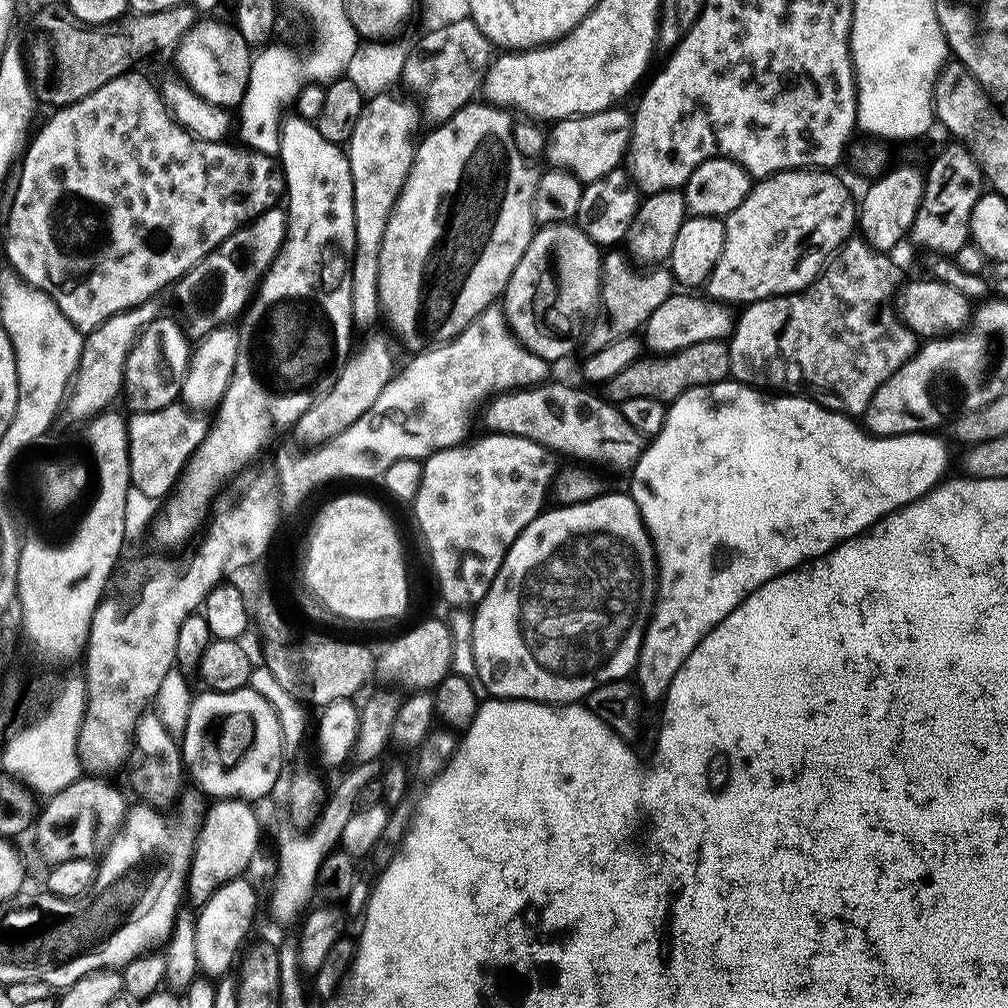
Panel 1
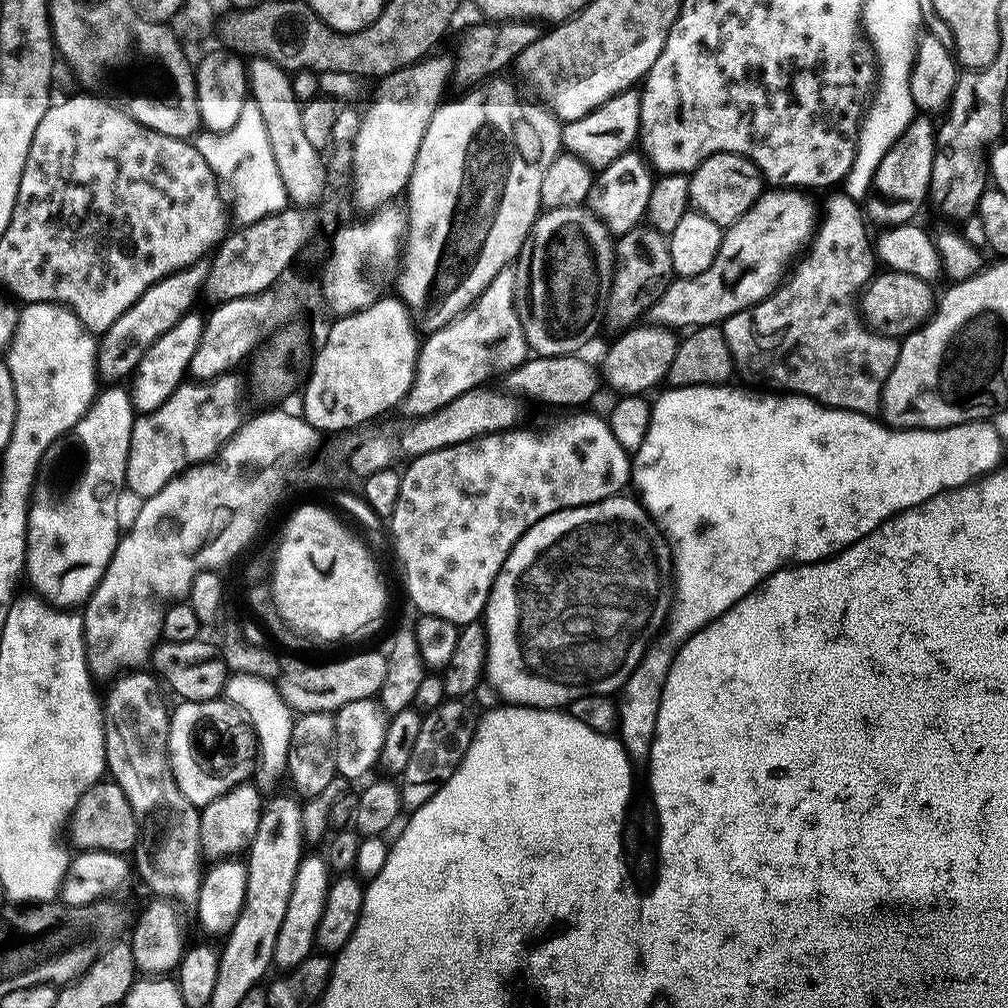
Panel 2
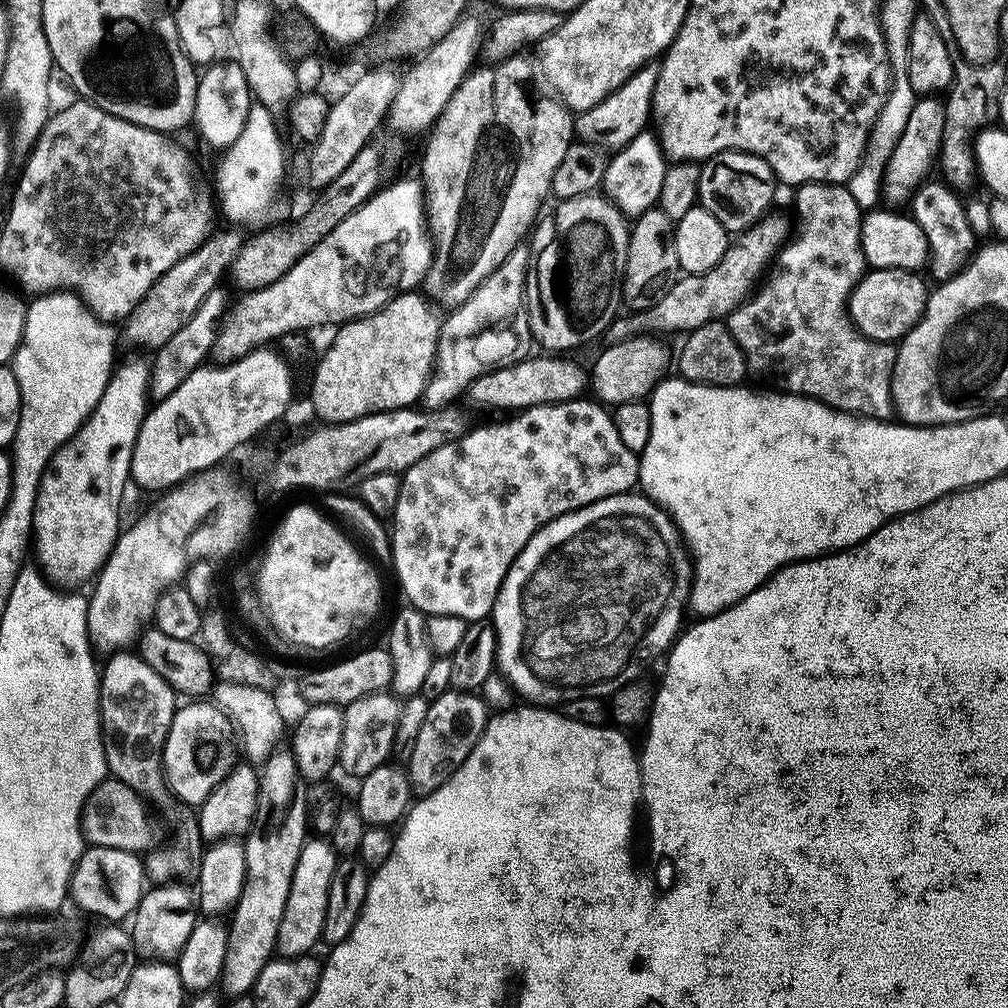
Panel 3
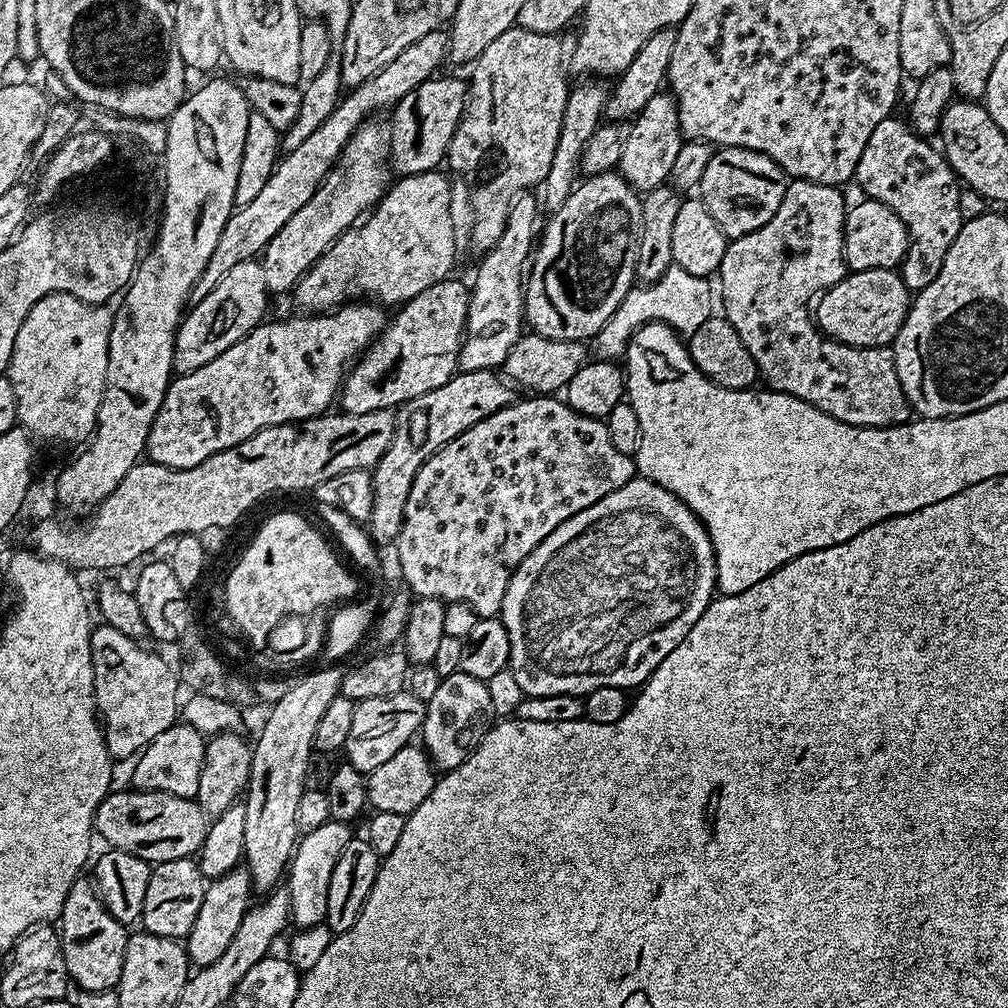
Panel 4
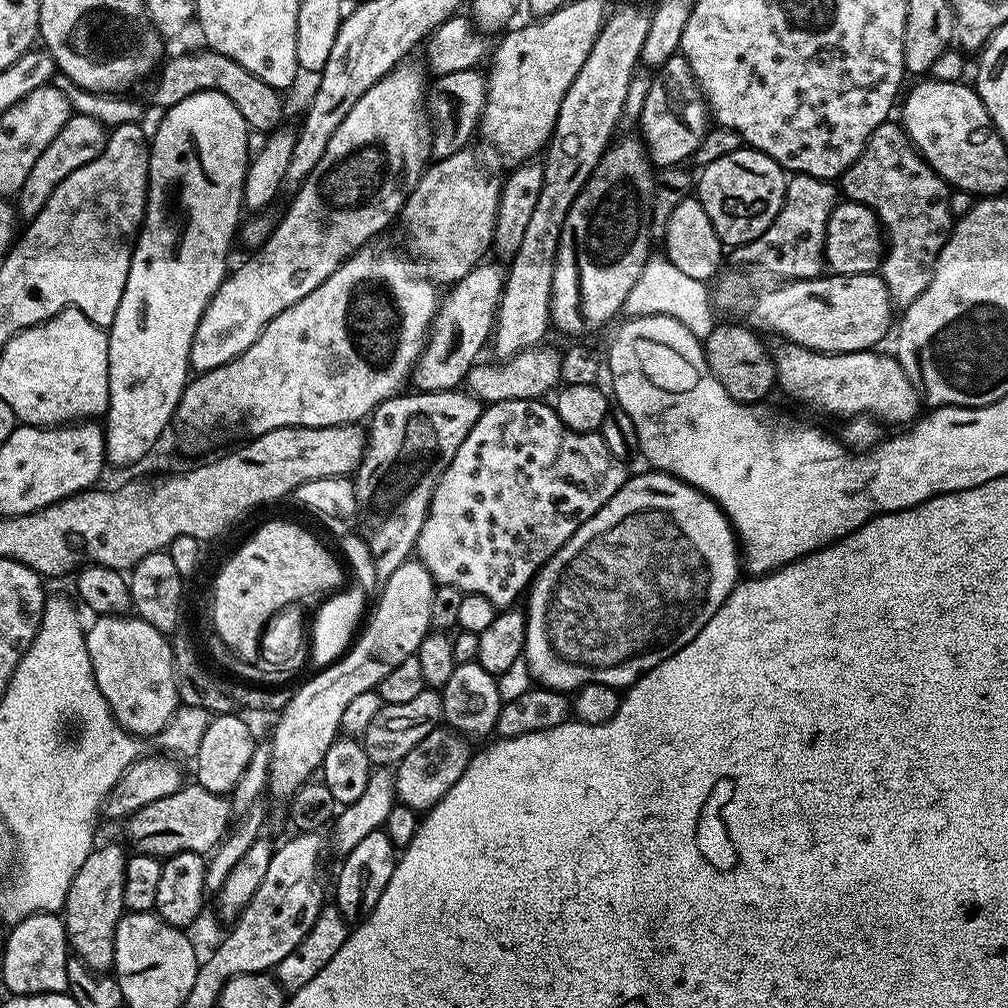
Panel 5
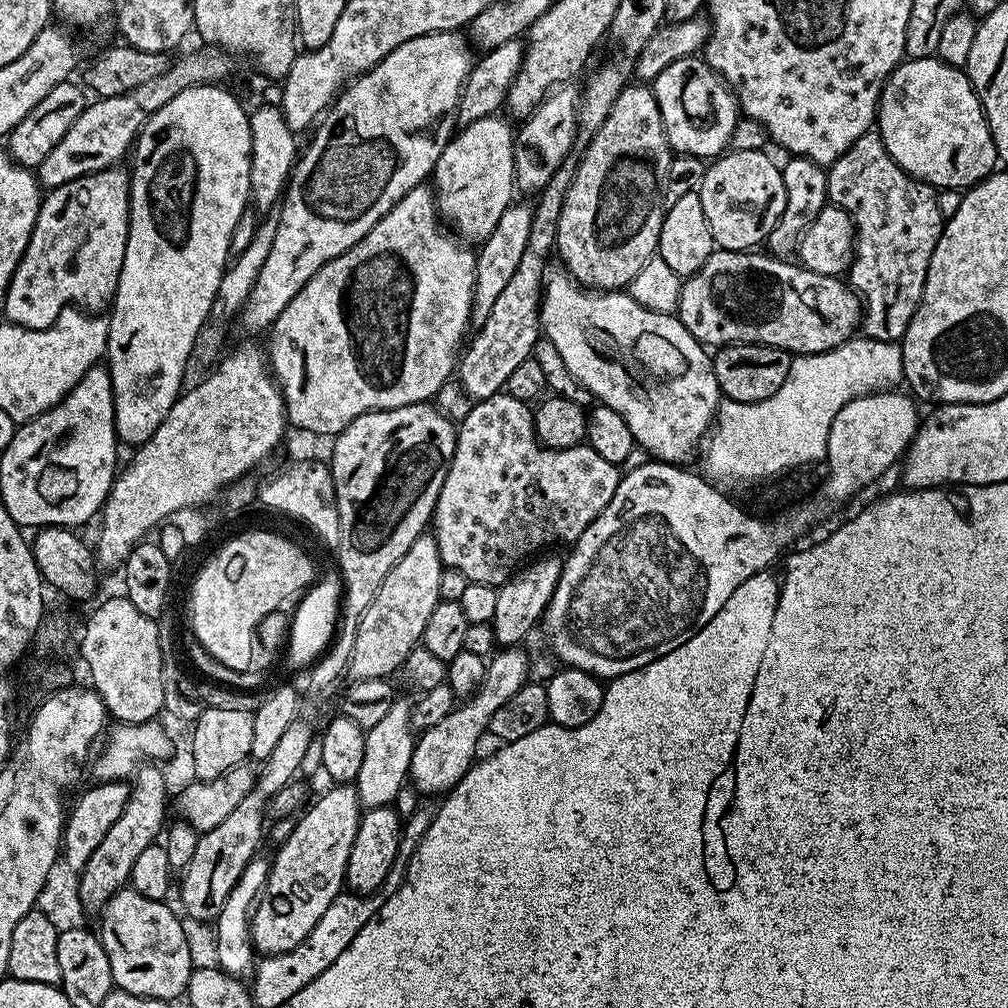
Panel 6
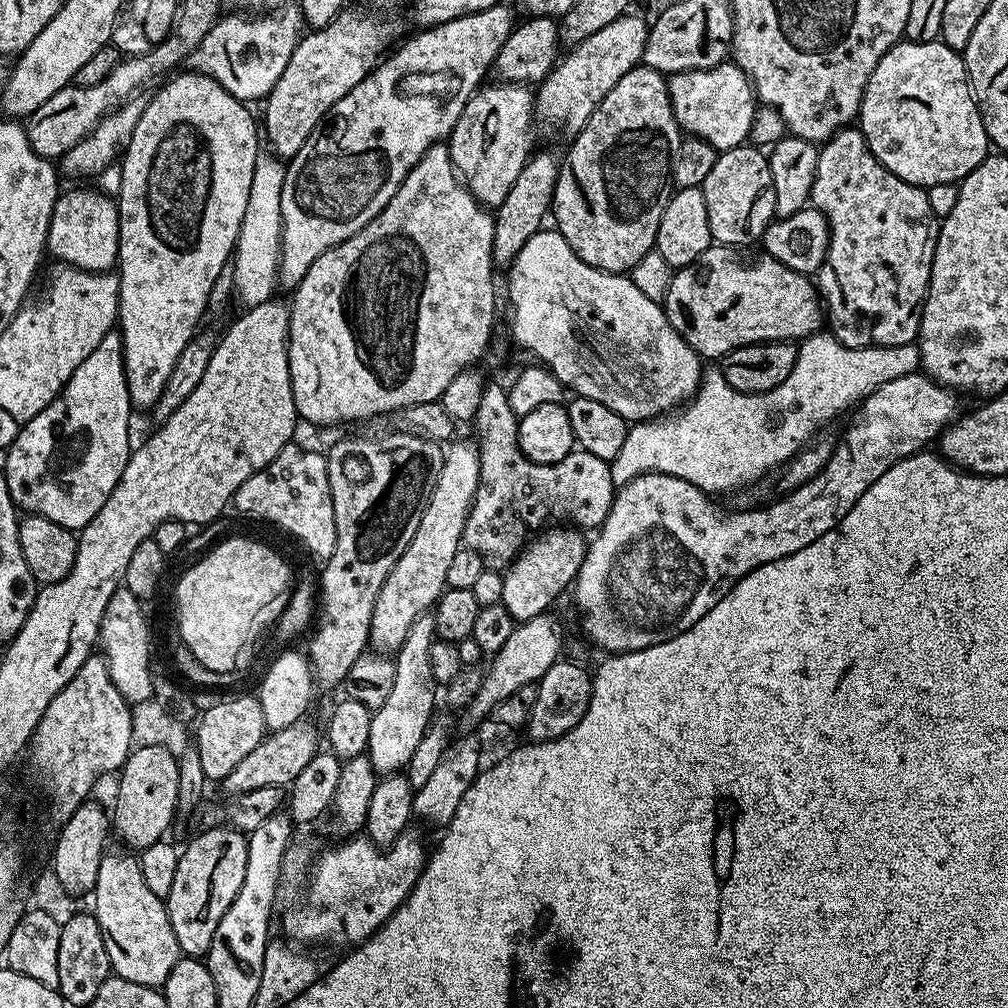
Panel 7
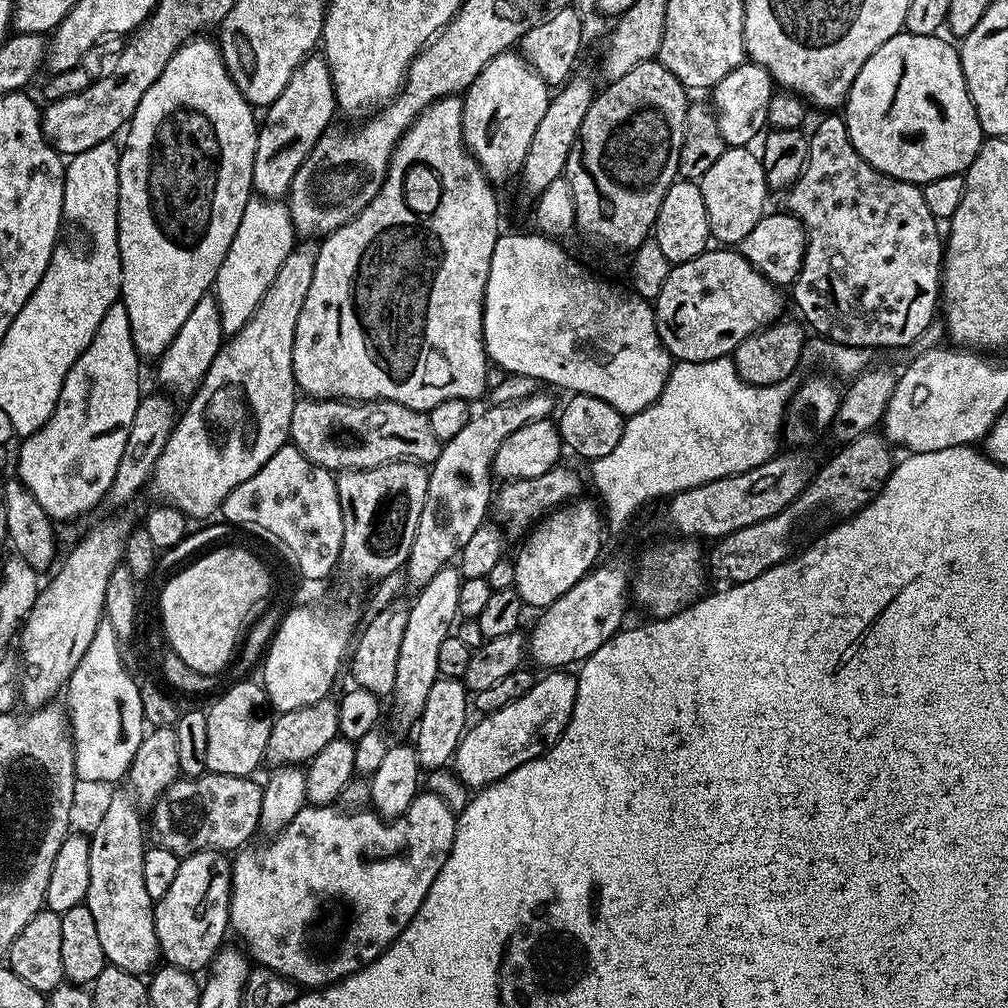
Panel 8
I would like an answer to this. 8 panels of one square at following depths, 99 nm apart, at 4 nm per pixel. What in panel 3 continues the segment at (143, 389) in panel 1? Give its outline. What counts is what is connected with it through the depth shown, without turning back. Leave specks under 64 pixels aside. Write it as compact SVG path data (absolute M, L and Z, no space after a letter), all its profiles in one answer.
M216 288L213 292L208 292L204 296L204 301L195 308L194 311L185 319L183 326L155 353L155 360L150 366L150 396L153 401L164 400L182 382L190 373L205 363L204 360L216 347L216 334L224 320L226 313L229 311L228 296L222 289Z

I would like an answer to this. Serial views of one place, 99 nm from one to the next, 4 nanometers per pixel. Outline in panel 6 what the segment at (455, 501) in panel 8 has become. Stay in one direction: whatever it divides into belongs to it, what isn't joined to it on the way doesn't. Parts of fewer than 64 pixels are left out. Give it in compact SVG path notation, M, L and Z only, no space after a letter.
M431 534L419 536L414 546L410 546L406 554L402 554L400 561L390 570L390 574L386 574L382 586L378 586L378 594L370 610L362 614L362 622L358 626L358 642L354 642L354 654L348 663L348 676L353 681L370 678L382 680L391 677L395 668L396 671L403 669L404 659L410 654L410 650L414 650L423 641L426 621L430 619L434 606L441 600L438 582L442 582L444 569L444 563L440 561L438 554L436 537Z

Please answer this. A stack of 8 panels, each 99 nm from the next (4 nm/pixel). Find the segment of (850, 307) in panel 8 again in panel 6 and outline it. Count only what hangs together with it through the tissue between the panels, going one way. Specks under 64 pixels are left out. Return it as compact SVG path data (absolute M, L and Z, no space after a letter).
M876 130L862 134L862 138L842 154L842 158L830 165L827 173L829 201L846 210L856 228L856 246L846 280L862 301L863 335L882 342L903 341L906 326L910 326L910 318L914 318L924 293L934 246L938 246L938 238L944 230L945 219L939 212L937 189L901 170L894 158L888 156Z

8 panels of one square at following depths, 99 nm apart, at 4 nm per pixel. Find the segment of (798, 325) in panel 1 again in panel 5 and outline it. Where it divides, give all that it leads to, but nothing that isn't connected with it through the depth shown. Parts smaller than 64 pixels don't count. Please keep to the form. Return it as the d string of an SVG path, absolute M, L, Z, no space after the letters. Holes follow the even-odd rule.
M793 175L784 189L784 206L772 225L761 236L735 249L744 264L757 264L772 276L785 280L815 280L825 271L824 243L826 228L833 208L838 203L838 188L831 180ZM787 342L777 343L777 348L771 349L772 360L776 364L776 383L779 391L786 395L801 400L804 404L813 404L832 416L870 416L877 422L888 424L900 424L896 426L908 426L921 415L922 401L918 390L906 378L906 370L902 370L899 360L895 355L883 356L880 350L867 352L815 352L809 348L803 348L797 344Z

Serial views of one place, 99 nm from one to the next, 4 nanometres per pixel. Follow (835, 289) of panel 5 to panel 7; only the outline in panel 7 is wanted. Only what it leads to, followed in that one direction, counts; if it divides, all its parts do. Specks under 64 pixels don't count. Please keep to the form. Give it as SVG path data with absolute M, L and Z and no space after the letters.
M713 246L707 248L699 258L694 262L690 262L685 268L677 268L671 273L671 280L665 290L662 307L664 313L668 316L670 326L674 326L674 330L684 341L698 353L701 358L708 356L717 356L723 358L729 352L733 352L735 348L741 348L747 344L762 344L765 342L799 342L807 336L813 336L815 332L821 331L820 324L820 296L816 293L816 288L811 284L809 277L803 272L795 272L786 266L782 266L782 262L778 262L773 256L768 255L763 250L757 252L748 246Z

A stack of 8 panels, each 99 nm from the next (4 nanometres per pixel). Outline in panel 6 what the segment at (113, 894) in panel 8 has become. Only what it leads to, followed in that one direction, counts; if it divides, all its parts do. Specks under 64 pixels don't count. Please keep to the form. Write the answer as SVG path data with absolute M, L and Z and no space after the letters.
M131 886L119 888L114 895L110 898L110 902L104 905L102 915L104 917L100 920L100 928L98 927L98 935L102 946L106 950L106 958L110 958L110 970L112 971L113 985L119 991L129 992L130 994L138 994L146 998L154 998L155 1000L167 1000L169 1002L175 1001L175 996L183 997L188 991L188 983L193 974L193 967L190 960L190 946L187 942L187 936L184 933L184 924L179 920L174 913L168 909L169 905L162 900L155 900L154 898L146 898L146 894L138 894L138 890L134 890Z

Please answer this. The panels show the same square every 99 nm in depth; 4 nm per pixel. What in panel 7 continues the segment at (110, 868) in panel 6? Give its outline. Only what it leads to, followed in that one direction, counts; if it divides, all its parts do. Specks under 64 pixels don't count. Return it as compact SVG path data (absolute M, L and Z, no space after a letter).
M160 743L136 746L128 753L118 773L120 785L116 788L116 809L111 809L110 824L115 835L117 832L129 844L129 849L142 850L169 835L168 827L176 820L178 774L177 755Z

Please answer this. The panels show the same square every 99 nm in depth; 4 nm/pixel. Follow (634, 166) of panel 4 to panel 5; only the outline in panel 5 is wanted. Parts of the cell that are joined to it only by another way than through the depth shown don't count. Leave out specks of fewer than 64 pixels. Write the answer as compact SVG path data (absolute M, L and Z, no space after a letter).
M679 54L671 56L662 67L655 69L646 94L646 106L642 106L638 132L648 150L648 159L660 168L683 165L687 156L688 159L695 157L698 146L709 131L710 113L686 58Z

